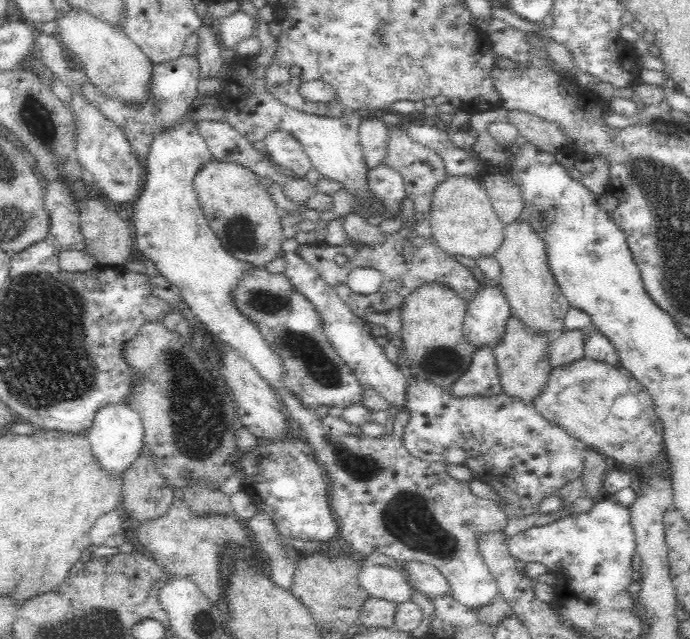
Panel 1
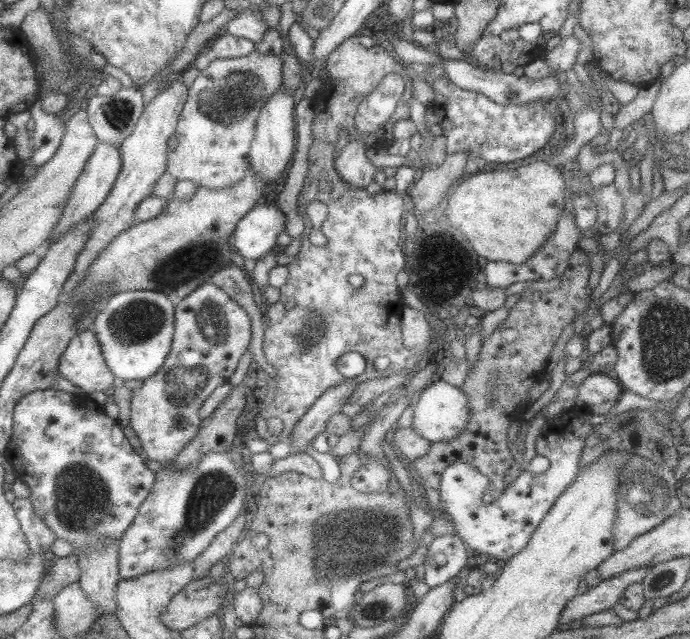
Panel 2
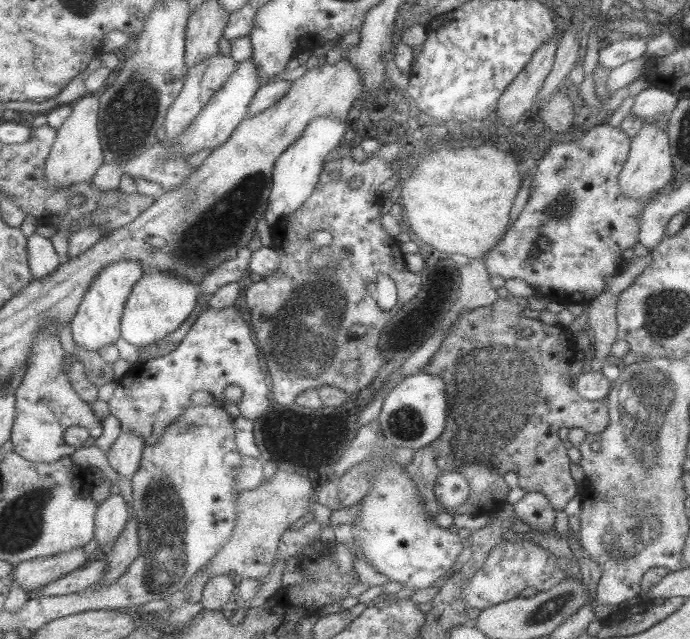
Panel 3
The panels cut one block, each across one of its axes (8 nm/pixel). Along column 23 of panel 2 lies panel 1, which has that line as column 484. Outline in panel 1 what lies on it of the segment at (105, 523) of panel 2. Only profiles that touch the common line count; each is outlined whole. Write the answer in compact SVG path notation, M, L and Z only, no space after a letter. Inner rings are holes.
M411 380L411 396L410 396L410 422L405 426L406 434L404 434L404 441L407 442L407 448L419 458L426 458L427 460L447 460L454 465L464 465L470 470L473 470L477 474L477 478L484 482L488 482L492 486L492 488L496 488L496 492L501 494L506 500L511 502L511 508L506 509L506 514L508 516L512 515L522 515L522 511L518 508L518 506L523 506L525 511L523 514L530 514L532 512L536 512L537 504L546 498L547 494L554 489L560 487L566 487L570 482L574 482L581 478L582 470L585 464L585 458L587 453L591 450L588 446L585 446L581 440L570 436L563 428L548 422L545 418L542 418L540 414L536 412L534 406L526 406L525 404L521 404L521 402L514 402L513 400L509 400L506 395L503 394L500 398L476 398L476 400L456 400L452 398L452 394L450 393L442 393L442 391L438 391L436 387L432 387L432 385L426 385L424 382L416 382Z

